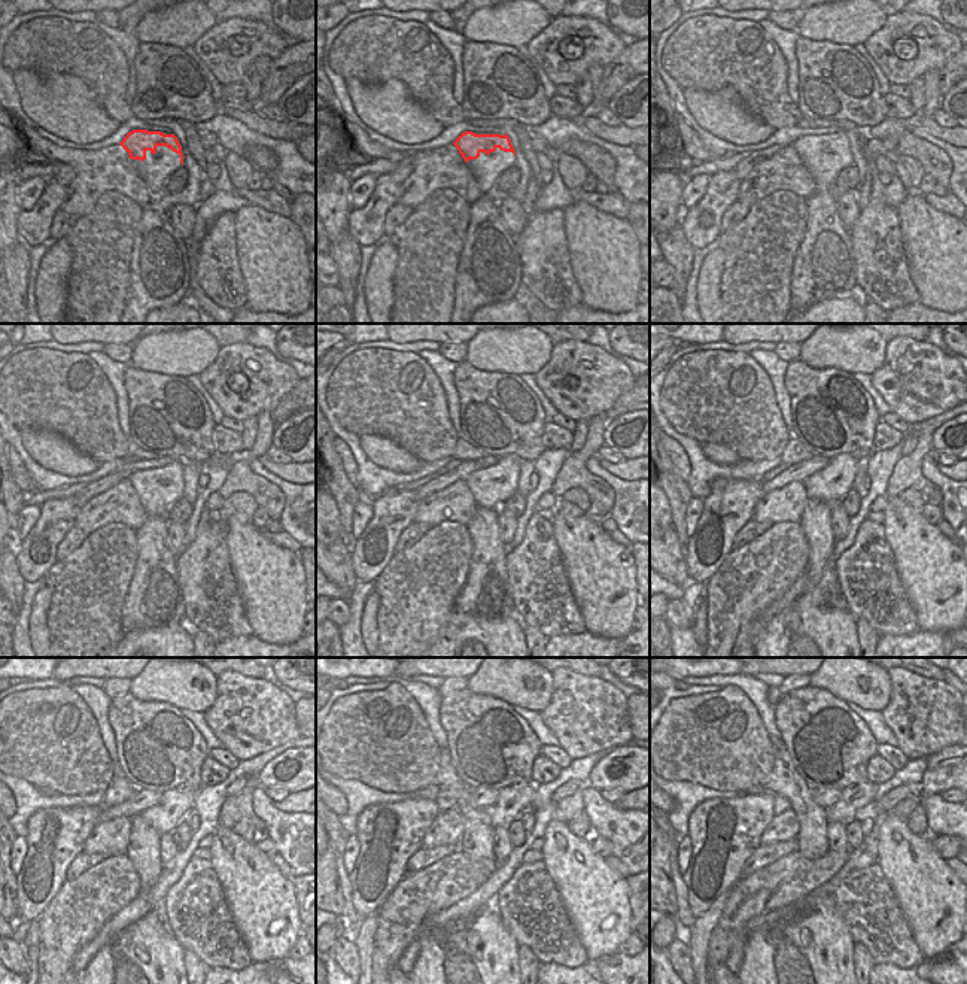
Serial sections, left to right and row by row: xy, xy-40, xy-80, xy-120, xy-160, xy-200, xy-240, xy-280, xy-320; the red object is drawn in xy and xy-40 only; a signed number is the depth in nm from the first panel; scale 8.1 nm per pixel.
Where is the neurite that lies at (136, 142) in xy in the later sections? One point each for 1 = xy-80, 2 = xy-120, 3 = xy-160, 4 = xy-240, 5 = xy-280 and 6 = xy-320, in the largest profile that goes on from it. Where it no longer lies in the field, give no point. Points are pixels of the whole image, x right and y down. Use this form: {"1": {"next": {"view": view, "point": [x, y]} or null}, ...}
{"1": {"next": {"view": "xy-80", "point": [805, 146]}}, "2": {"next": {"view": "xy-120", "point": [172, 473]}}, "3": {"next": {"view": "xy-160", "point": [507, 470]}}, "4": {"next": {"view": "xy-240", "point": [175, 804]}}, "5": {"next": {"view": "xy-280", "point": [513, 801]}}, "6": {"next": {"view": "xy-320", "point": [853, 798]}}}

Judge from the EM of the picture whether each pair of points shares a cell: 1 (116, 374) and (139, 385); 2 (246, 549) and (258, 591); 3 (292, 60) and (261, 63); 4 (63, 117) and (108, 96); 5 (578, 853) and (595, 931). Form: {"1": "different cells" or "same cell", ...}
{"1": "different cells", "2": "same cell", "3": "different cells", "4": "different cells", "5": "same cell"}

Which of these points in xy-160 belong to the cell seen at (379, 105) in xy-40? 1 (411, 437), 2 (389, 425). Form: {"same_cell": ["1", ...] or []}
{"same_cell": []}

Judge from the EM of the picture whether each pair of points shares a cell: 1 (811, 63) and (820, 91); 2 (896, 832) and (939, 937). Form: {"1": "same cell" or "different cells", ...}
{"1": "same cell", "2": "same cell"}

